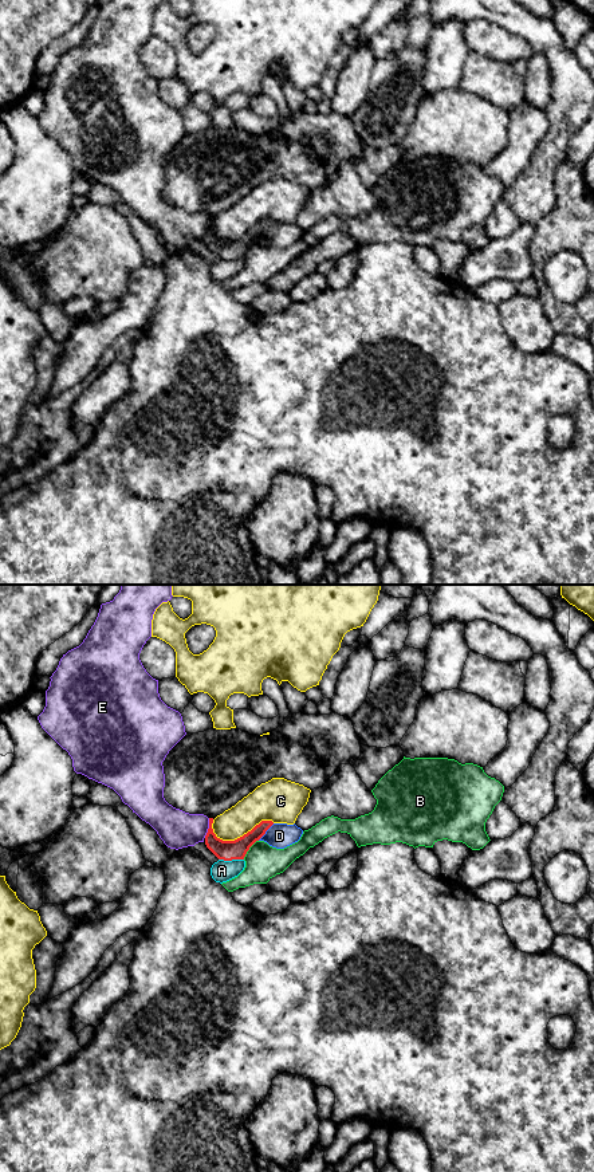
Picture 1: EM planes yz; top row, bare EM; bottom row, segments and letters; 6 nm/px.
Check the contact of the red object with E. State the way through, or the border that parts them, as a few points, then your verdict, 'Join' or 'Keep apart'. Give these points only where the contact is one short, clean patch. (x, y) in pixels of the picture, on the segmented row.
Boundary: yz (209, 818), (209, 826), (204, 837). Keep apart

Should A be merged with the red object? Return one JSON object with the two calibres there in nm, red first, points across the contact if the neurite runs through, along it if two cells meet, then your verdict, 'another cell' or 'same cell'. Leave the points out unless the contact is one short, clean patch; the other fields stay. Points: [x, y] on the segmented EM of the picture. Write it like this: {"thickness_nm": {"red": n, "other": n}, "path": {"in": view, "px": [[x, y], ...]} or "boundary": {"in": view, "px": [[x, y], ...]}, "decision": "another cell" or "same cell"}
{"thickness_nm": {"red": 120, "other": 130}, "boundary": {"in": "yz", "px": [[219, 858], [243, 860]]}, "decision": "another cell"}

